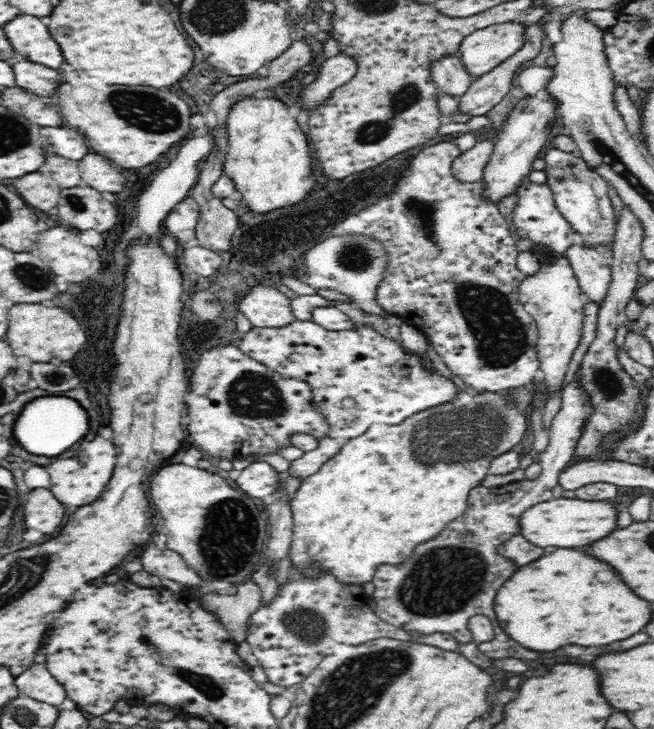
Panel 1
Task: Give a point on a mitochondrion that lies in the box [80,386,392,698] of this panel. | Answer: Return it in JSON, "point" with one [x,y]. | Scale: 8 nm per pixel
{"point":[228,542]}

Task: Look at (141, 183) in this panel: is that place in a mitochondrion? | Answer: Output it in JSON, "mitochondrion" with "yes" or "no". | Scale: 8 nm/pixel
{"mitochondrion":"no"}

